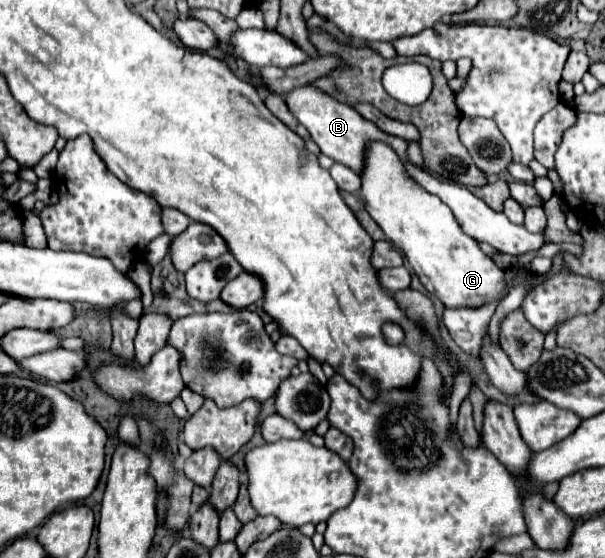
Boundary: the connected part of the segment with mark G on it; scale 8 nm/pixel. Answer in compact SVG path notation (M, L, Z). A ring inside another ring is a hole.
M378 142L368 148L366 156L360 190L366 210L384 230L386 238L404 252L412 270L432 296L442 300L446 308L482 308L508 292L504 270L480 250L474 238L460 230L452 210L440 198L418 192L420 186L404 174L404 166L392 148Z

